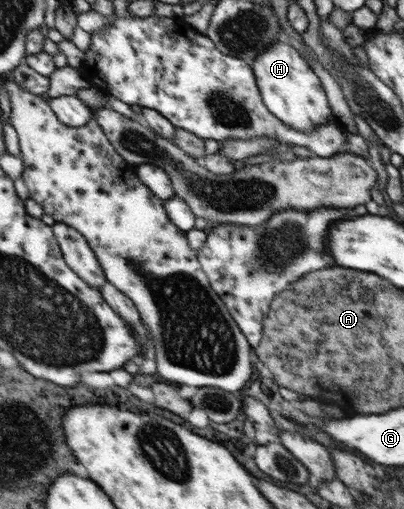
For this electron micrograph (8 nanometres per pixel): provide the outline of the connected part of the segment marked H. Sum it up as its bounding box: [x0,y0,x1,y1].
[251,42,330,134]

